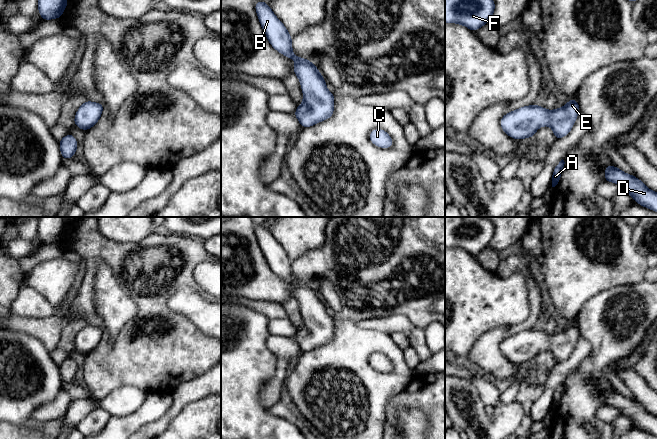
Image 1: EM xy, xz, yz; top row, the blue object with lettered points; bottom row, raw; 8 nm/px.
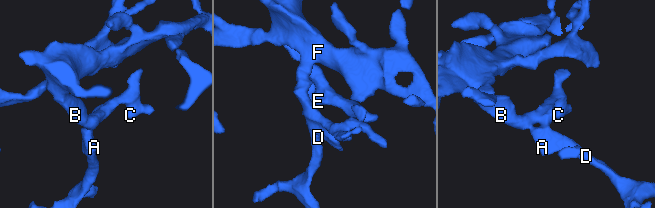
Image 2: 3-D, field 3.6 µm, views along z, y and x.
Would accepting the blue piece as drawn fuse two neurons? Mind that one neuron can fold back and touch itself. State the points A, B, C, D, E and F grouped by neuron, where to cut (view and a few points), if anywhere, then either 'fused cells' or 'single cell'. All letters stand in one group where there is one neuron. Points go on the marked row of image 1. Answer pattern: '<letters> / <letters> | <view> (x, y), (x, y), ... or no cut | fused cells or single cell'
A B C D E F | no cut | single cell

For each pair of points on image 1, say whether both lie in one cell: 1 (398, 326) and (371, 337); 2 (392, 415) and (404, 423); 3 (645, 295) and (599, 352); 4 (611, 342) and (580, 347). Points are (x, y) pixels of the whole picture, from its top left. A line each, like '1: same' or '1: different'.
1: different
2: different
3: same
4: different

